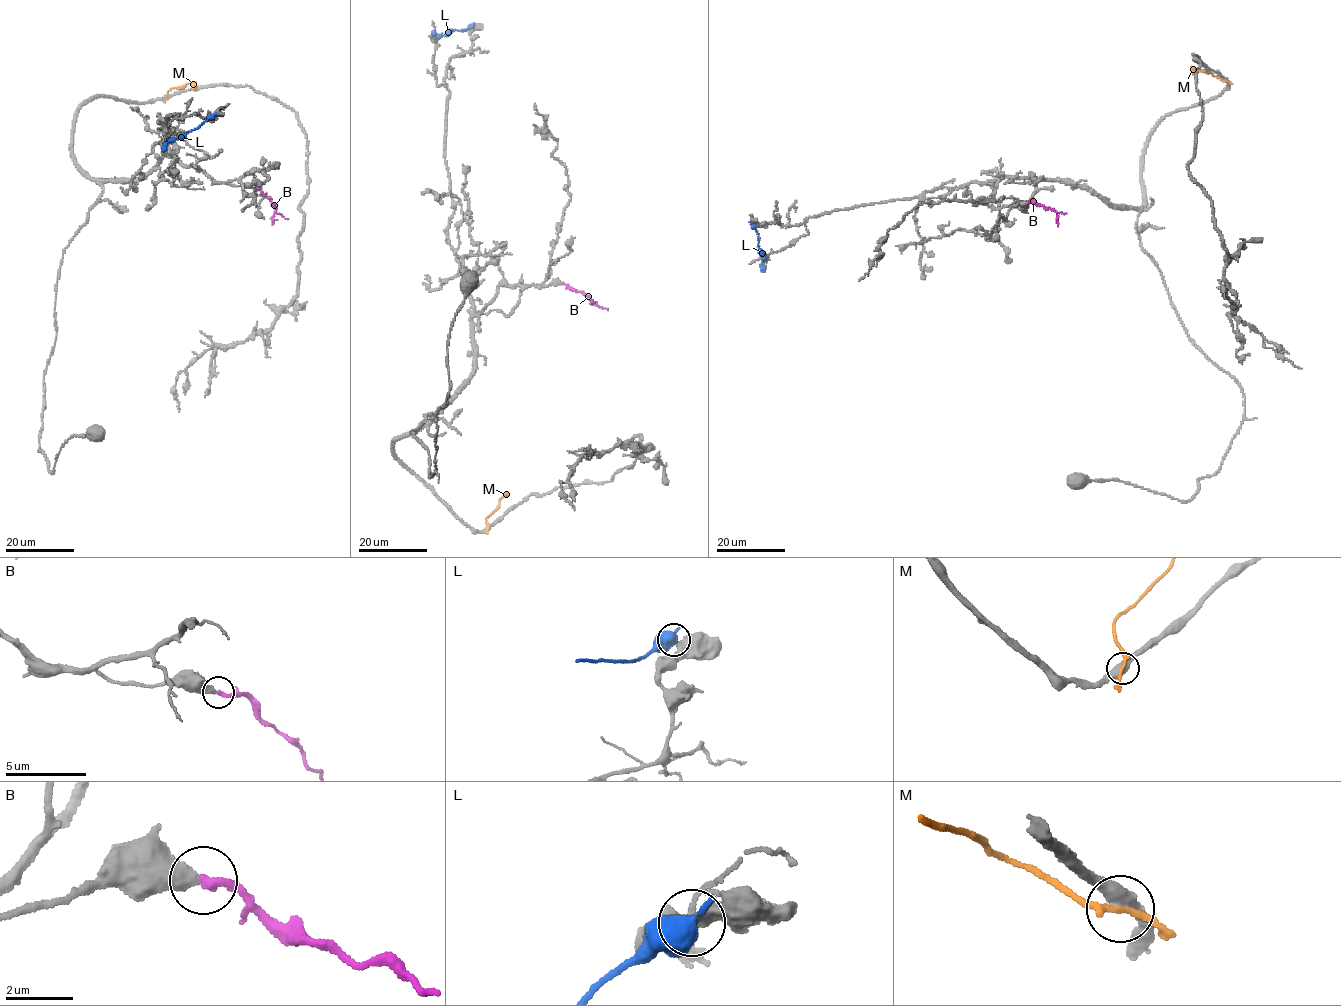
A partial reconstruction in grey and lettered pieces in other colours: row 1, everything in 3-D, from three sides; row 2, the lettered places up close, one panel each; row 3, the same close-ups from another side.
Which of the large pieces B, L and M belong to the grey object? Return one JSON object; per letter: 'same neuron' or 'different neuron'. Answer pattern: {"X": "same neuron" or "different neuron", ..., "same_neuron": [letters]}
{"B": "same neuron", "L": "different neuron", "M": "different neuron", "same_neuron": ["B"]}

